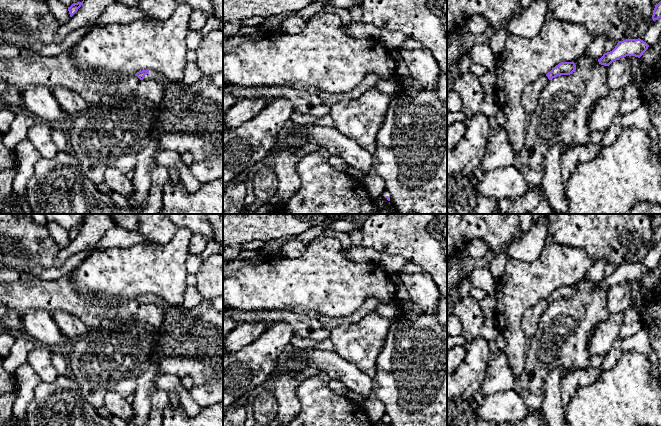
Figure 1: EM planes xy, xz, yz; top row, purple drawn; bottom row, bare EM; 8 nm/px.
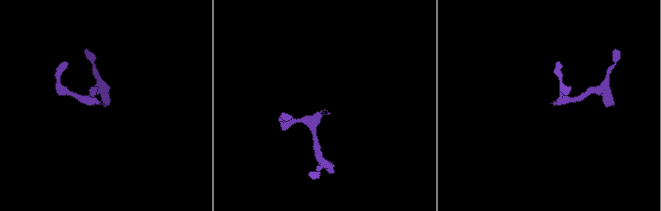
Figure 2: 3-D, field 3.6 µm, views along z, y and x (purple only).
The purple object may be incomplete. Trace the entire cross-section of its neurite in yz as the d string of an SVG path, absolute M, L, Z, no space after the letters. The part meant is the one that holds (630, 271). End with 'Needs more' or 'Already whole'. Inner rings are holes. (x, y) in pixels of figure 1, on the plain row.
M626 263L623 265L618 265L615 272L598 283L599 288L604 290L609 290L612 286L619 284L626 280L635 280L640 282L643 277L648 273L649 269L638 263Z. Already whole

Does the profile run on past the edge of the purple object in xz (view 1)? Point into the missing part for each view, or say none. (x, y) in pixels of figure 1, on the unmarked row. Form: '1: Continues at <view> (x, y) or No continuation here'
1: No continuation here

